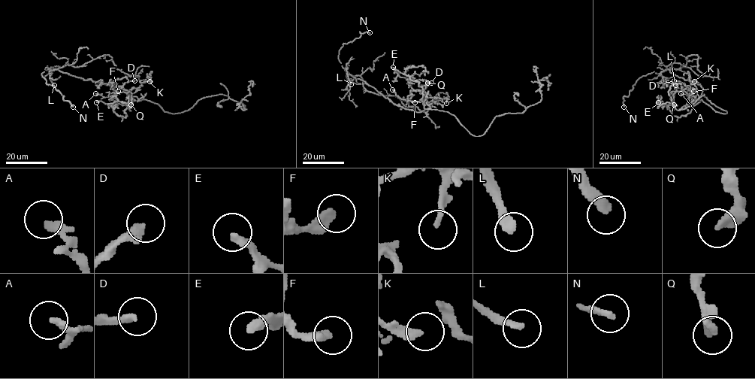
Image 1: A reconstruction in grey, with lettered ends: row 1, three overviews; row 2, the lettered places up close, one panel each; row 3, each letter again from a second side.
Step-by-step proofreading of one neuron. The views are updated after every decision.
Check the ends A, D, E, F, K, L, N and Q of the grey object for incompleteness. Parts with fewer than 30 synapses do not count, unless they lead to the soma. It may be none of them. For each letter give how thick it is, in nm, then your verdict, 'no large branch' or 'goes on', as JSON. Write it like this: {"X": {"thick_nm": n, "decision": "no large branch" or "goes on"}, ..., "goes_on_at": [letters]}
{"A": {"thick_nm": 280, "decision": "no large branch"}, "D": {"thick_nm": 280, "decision": "goes on"}, "E": {"thick_nm": 280, "decision": "no large branch"}, "F": {"thick_nm": 320, "decision": "no large branch"}, "K": {"thick_nm": 240, "decision": "no large branch"}, "L": {"thick_nm": 300, "decision": "goes on"}, "N": {"thick_nm": 280, "decision": "goes on"}, "Q": {"thick_nm": 320, "decision": "no large branch"}, "goes_on_at": ["D", "L", "N"]}

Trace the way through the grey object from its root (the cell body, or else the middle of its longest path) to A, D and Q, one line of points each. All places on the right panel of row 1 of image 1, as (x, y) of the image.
A: (702, 91), (700, 101), (693, 105), (690, 97), (681, 93)
D: (702, 91), (697, 99), (682, 89), (681, 82), (674, 80)
Q: (702, 91), (697, 99), (684, 91), (677, 91), (673, 95), (674, 104)

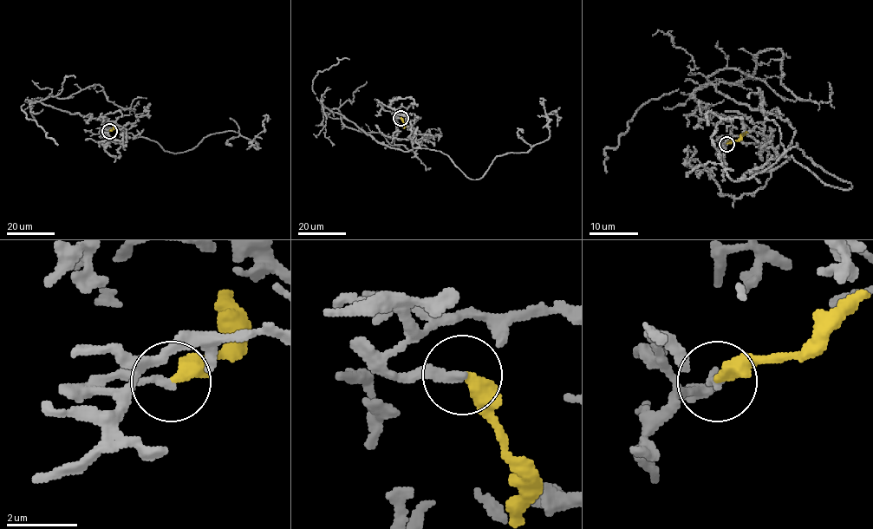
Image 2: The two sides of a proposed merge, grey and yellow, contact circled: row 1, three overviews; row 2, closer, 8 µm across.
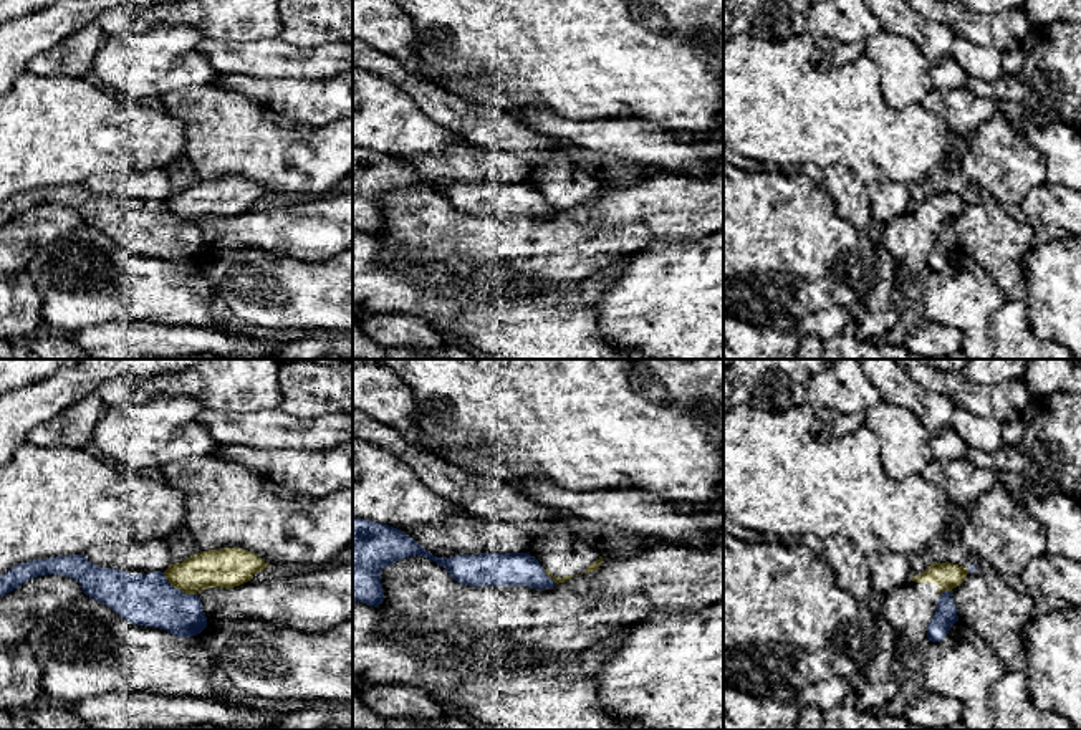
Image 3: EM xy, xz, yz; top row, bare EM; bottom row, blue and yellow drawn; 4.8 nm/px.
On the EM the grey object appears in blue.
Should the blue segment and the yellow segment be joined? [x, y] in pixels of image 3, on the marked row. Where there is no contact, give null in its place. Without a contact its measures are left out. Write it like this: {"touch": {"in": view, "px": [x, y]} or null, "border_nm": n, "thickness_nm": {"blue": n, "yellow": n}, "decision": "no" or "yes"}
{"touch": {"in": "xy", "px": [176, 588]}, "border_nm": 190, "thickness_nm": {"blue": 260, "yellow": 190}, "decision": "no"}

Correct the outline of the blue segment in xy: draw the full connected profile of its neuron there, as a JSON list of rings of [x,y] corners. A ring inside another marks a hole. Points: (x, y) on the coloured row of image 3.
[[[86,555],[20,563],[0,576],[0,598],[43,574],[76,579],[86,596],[109,606],[137,626],[159,627],[175,637],[197,636],[207,627],[200,599],[174,588],[162,571],[129,574],[114,568],[101,568]]]

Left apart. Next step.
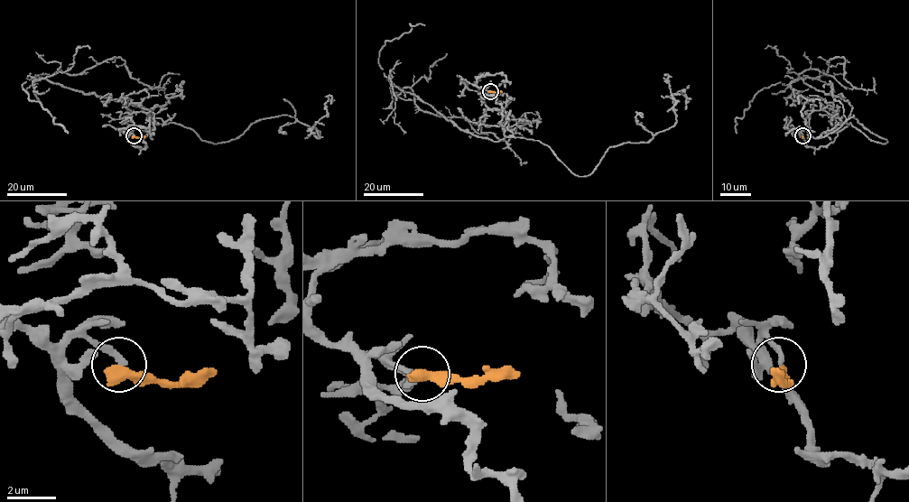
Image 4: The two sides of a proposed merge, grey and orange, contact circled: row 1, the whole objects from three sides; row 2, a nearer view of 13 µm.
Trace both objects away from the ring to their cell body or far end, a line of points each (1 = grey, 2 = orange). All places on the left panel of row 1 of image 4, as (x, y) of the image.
1: (133, 135), (126, 138), (144, 148), (155, 123), (140, 107), (46, 78), (114, 57), (153, 88), (179, 74)
2: (133, 135), (140, 138), (145, 135)

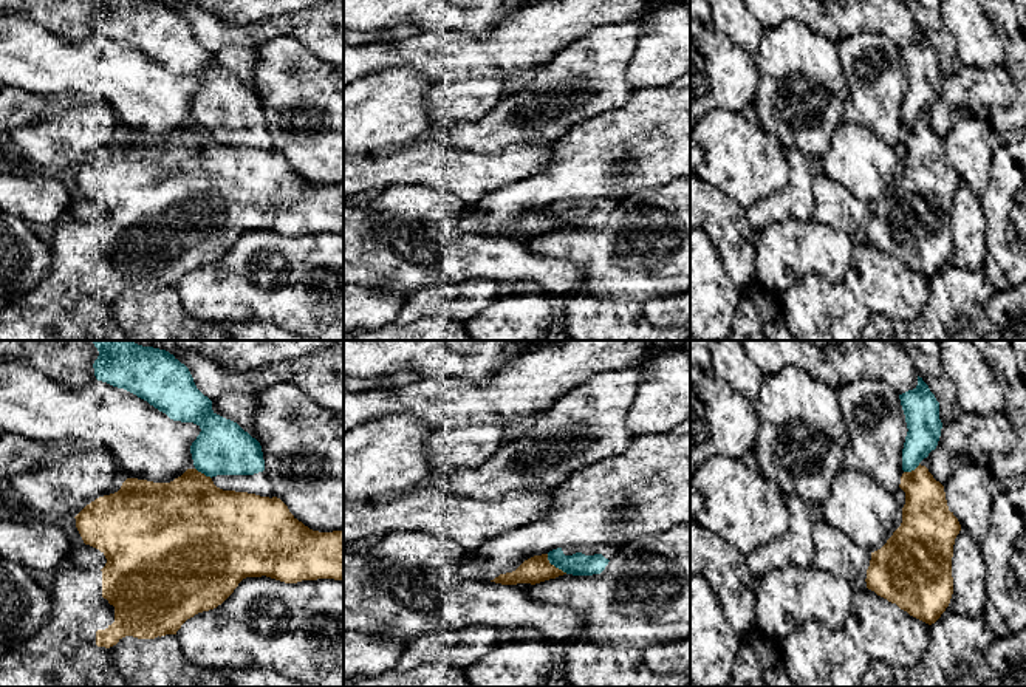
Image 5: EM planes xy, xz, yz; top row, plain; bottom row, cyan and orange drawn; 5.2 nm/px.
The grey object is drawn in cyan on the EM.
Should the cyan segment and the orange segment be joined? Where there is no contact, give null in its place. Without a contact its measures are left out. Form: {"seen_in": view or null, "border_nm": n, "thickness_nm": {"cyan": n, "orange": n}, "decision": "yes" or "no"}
{"seen_in": "xz", "border_nm": 150, "thickness_nm": {"cyan": 120, "orange": 140}, "decision": "no"}

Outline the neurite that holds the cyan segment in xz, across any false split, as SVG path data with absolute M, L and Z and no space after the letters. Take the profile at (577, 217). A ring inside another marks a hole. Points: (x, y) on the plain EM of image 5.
M562 201L549 204L548 214L556 221L573 229L600 227L610 215L602 207L585 209L582 206L576 206L573 209L565 209Z

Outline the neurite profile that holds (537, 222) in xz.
M542 207L525 214L515 224L500 227L491 235L501 238L517 238L517 237L535 238L563 227L566 226L549 217L548 207Z

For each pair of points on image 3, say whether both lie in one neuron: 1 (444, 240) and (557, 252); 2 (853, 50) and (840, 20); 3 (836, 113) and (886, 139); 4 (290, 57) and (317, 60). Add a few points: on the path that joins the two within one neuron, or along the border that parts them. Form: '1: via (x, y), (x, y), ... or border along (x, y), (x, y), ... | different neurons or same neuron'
1: via (472, 240), (518, 240), (528, 245) | same neuron
2: border along (818, 38), (863, 42) | different neurons
3: via (848, 123), (864, 134), (874, 136) | same neuron
4: via (297, 60), (310, 60) | same neuron

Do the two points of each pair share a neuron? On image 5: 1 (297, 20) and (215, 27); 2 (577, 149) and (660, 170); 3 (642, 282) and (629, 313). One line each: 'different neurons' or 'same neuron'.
1: same neuron
2: same neuron
3: different neurons

